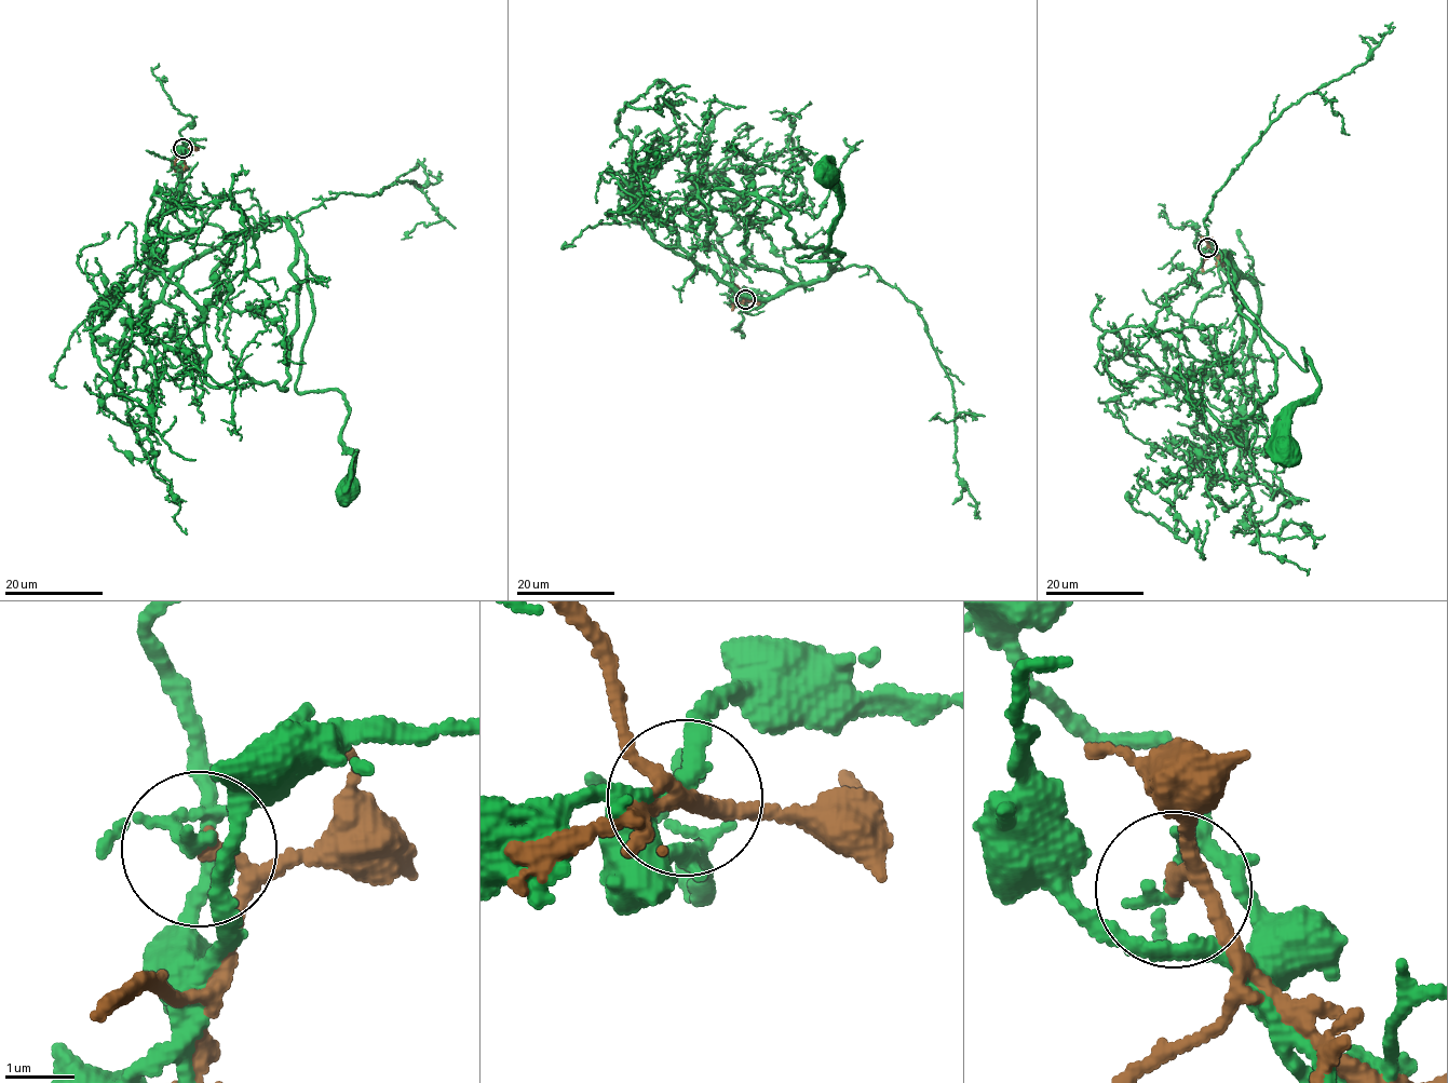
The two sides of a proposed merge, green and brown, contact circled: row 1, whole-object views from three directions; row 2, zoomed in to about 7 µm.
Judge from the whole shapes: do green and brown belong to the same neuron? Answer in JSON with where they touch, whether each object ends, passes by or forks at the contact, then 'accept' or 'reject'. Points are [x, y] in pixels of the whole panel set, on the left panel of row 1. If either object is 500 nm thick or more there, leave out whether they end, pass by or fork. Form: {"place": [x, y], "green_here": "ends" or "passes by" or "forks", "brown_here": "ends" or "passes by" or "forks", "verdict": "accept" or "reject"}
{"place": [183, 148], "green_here": "passes by", "brown_here": "passes by", "verdict": "reject"}

